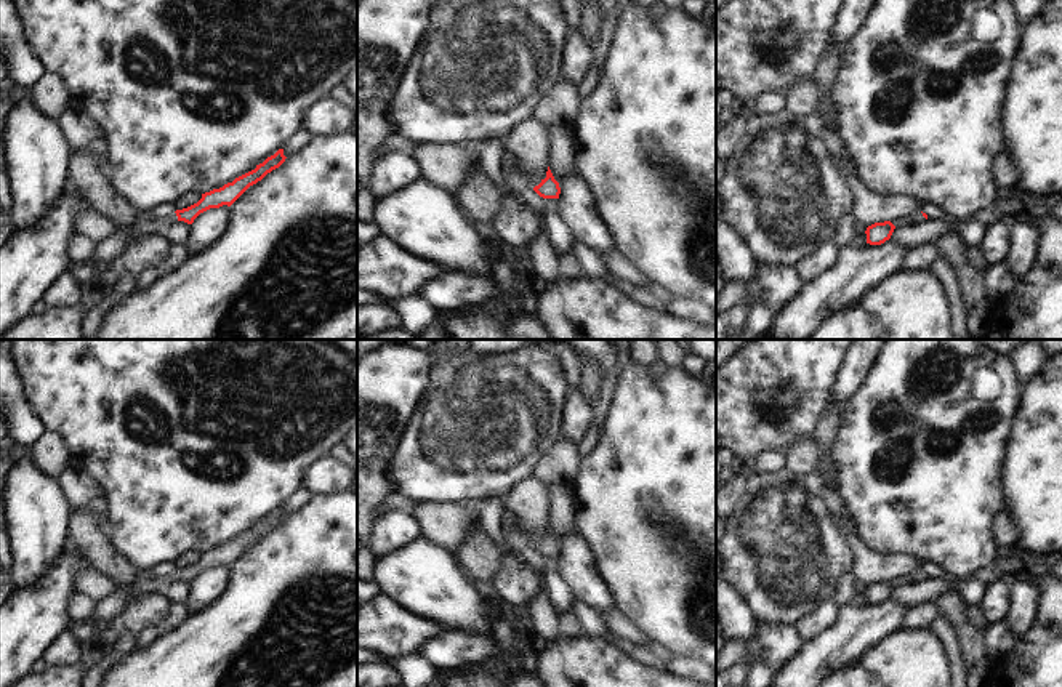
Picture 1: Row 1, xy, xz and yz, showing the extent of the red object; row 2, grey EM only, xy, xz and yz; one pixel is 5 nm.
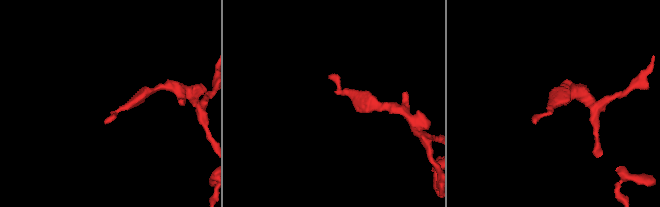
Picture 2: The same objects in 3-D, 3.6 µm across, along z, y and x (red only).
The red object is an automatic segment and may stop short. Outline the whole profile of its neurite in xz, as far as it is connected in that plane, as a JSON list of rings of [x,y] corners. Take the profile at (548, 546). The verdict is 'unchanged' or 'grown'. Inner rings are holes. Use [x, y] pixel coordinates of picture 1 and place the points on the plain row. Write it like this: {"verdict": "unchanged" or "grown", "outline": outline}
{"verdict": "grown", "outline": [[[516,517],[514,524],[522,536],[522,540],[530,544],[540,556],[543,557],[559,557],[561,546],[559,541],[554,538],[549,525],[546,530],[546,536],[537,541],[522,525],[522,522]]]}

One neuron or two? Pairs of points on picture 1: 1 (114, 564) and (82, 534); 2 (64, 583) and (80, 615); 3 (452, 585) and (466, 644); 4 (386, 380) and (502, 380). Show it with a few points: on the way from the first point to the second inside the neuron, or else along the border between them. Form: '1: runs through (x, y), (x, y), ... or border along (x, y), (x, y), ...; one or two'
1: runs through (106, 556), (90, 540); one
2: border along (76, 588), (69, 601), (69, 617), (72, 622); two
3: border along (457, 630), (494, 636); two
4: border along (442, 362), (438, 365), (433, 385), (415, 413); two

